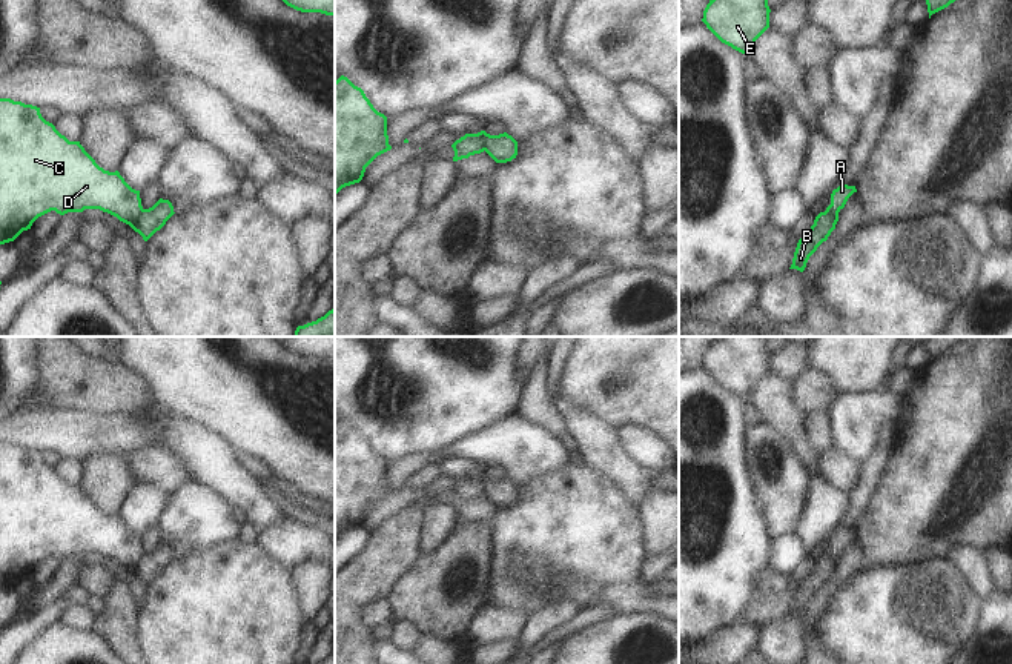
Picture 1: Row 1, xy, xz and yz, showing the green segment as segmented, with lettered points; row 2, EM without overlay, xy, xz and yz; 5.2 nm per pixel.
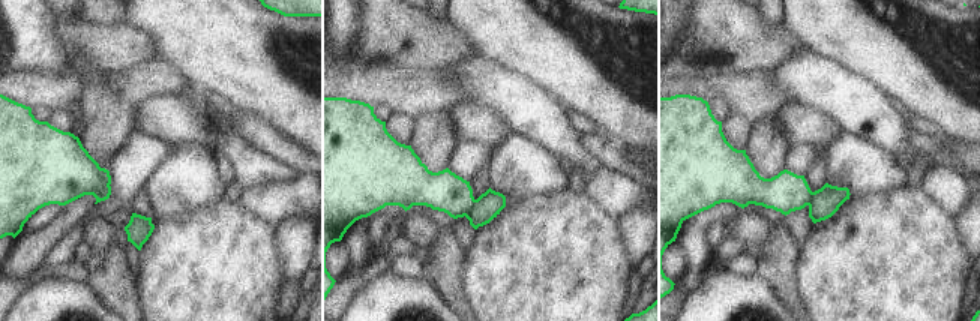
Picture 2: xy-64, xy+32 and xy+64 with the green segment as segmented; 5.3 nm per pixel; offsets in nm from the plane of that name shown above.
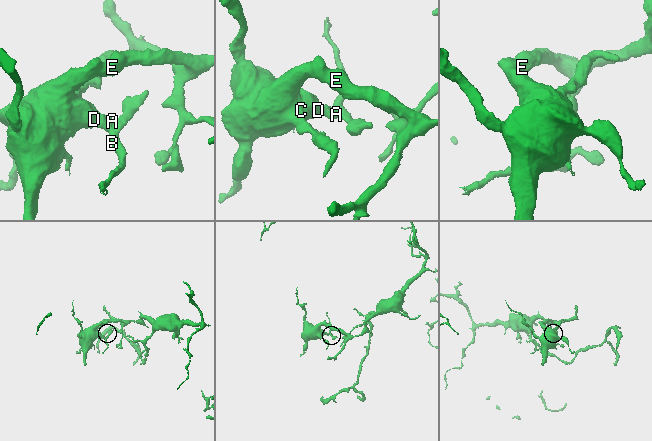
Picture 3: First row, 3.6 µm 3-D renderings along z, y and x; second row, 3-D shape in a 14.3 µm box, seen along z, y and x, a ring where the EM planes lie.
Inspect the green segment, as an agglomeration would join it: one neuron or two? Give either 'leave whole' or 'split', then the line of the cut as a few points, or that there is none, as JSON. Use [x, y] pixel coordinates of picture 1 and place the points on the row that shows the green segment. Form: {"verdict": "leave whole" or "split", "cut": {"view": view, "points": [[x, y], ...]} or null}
{"verdict": "split", "cut": {"view": "xz", "points": [[478, 132], [486, 149]]}}

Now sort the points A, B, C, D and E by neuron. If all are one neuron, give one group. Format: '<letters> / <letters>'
A C D E / B

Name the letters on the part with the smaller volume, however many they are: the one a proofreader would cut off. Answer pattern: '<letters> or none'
B

